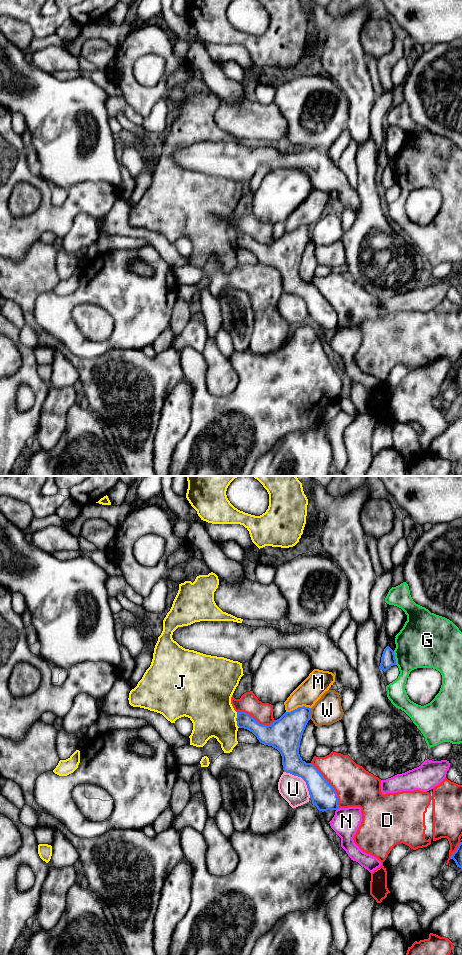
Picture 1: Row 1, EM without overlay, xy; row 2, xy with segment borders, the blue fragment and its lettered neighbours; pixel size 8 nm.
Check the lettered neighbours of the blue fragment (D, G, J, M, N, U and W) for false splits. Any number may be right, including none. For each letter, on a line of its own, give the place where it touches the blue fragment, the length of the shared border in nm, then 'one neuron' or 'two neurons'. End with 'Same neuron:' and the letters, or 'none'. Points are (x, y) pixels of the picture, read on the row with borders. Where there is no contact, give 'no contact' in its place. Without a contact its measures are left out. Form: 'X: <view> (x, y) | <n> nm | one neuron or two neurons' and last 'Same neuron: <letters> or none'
D: xy (330, 785) | 420 nm | two neurons
G: xy (394, 658) | 110 nm | two neurons
J: xy (236, 720) | 130 nm | two neurons
M: xy (298, 707) | 200 nm | two neurons
N: xy (337, 808) | 40 nm | two neurons
U: xy (302, 778) | 300 nm | two neurons
W: xy (310, 712) | 90 nm | two neurons
Same neuron: none

